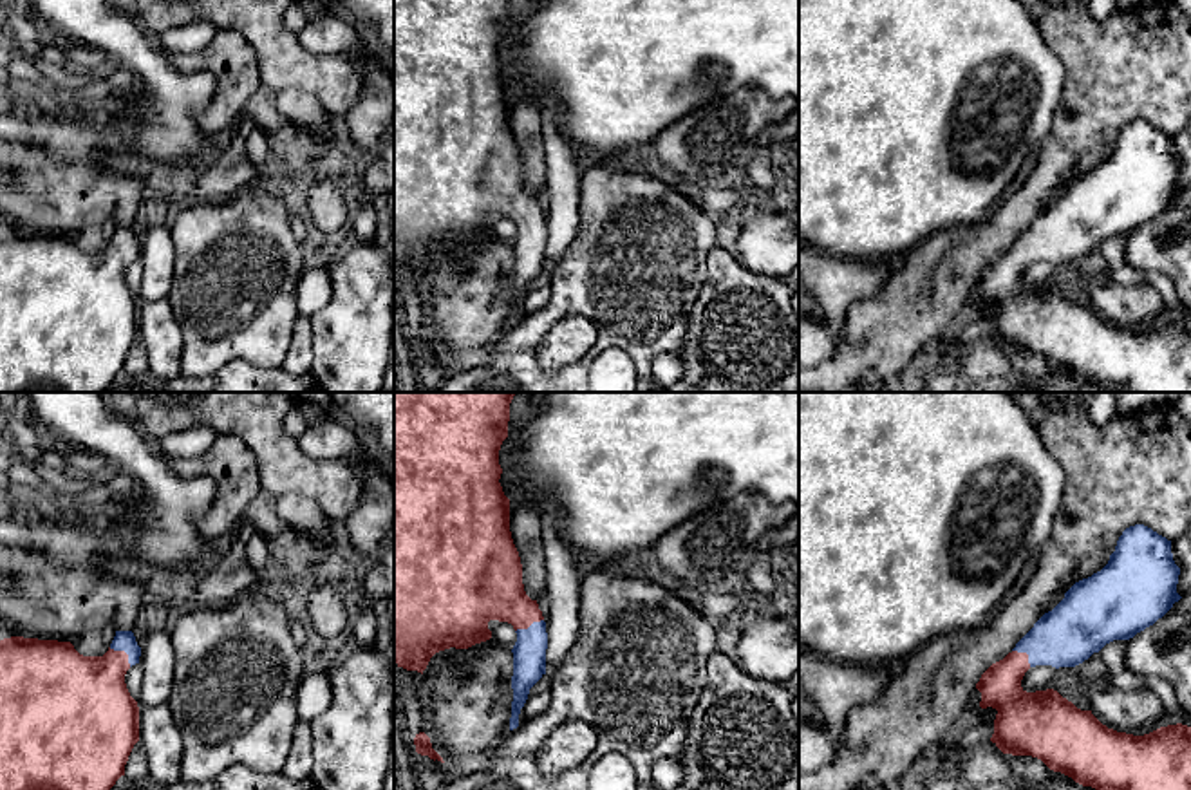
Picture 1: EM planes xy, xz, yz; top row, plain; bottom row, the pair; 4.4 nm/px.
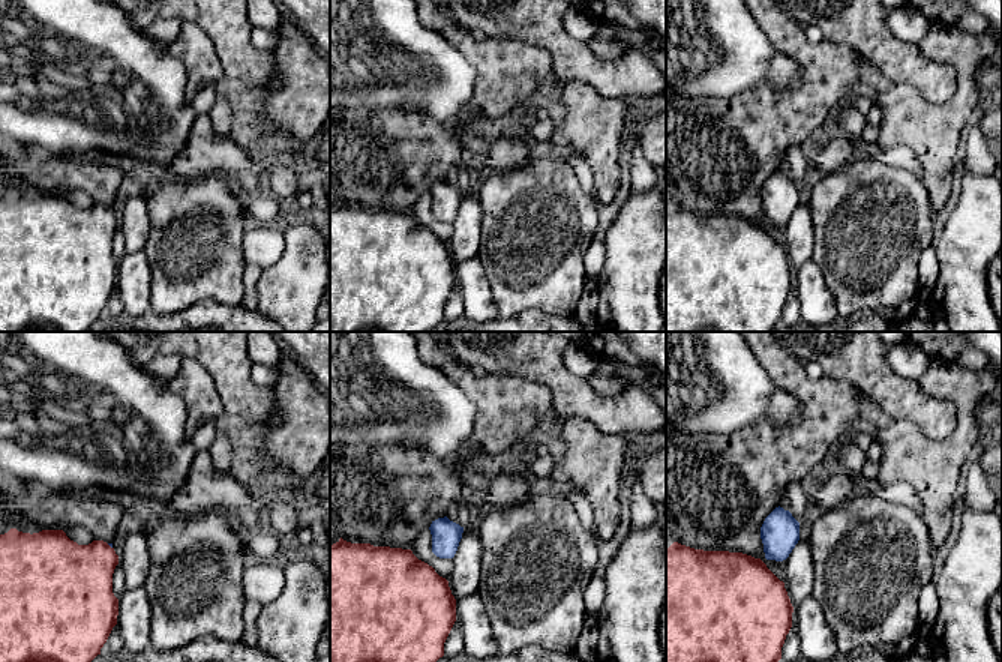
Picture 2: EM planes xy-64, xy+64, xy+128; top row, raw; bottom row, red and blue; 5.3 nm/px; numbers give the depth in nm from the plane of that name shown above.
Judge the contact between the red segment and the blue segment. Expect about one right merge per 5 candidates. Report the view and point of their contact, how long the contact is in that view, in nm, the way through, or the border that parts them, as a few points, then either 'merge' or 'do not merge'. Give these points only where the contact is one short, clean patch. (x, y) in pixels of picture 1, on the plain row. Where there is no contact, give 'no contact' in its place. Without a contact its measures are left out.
xy (123, 246) | 130 nm | across xy (87, 290), (123, 246), (123, 235) | merge

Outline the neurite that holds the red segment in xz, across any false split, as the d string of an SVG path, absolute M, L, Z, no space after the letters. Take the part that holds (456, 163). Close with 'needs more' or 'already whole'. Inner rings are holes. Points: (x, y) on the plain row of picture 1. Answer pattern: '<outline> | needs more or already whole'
M394 0L394 257L407 266L423 269L430 253L445 244L468 244L492 233L490 215L508 217L517 228L513 248L513 296L510 325L519 322L519 309L530 284L546 269L548 228L537 195L531 195L522 179L522 159L510 127L510 94L499 78L502 63L499 45L508 33L510 0Z | needs more

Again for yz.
M1144 119L1126 123L1108 159L1075 177L1003 255L981 269L976 278L981 287L980 302L998 306L990 336L1003 349L1041 354L1050 365L1095 383L1101 392L1108 387L1124 392L1191 392L1191 322L1177 318L1144 331L1117 327L1054 284L1027 287L1021 282L1030 262L1075 262L1106 239L1130 235L1153 221L1182 193L1177 188L1178 170L1171 136Z | needs more

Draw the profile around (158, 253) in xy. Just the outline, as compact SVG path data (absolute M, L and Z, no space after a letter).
M168 224L146 230L139 260L143 264L143 280L137 302L168 298L175 273L175 246Z

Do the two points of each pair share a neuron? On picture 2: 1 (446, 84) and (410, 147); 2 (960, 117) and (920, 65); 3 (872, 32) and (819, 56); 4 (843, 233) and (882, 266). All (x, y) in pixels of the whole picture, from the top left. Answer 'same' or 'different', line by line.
1: different
2: different
3: different
4: same

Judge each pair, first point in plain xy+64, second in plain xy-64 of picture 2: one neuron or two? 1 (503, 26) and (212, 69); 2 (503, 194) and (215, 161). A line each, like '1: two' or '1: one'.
1: two
2: two

